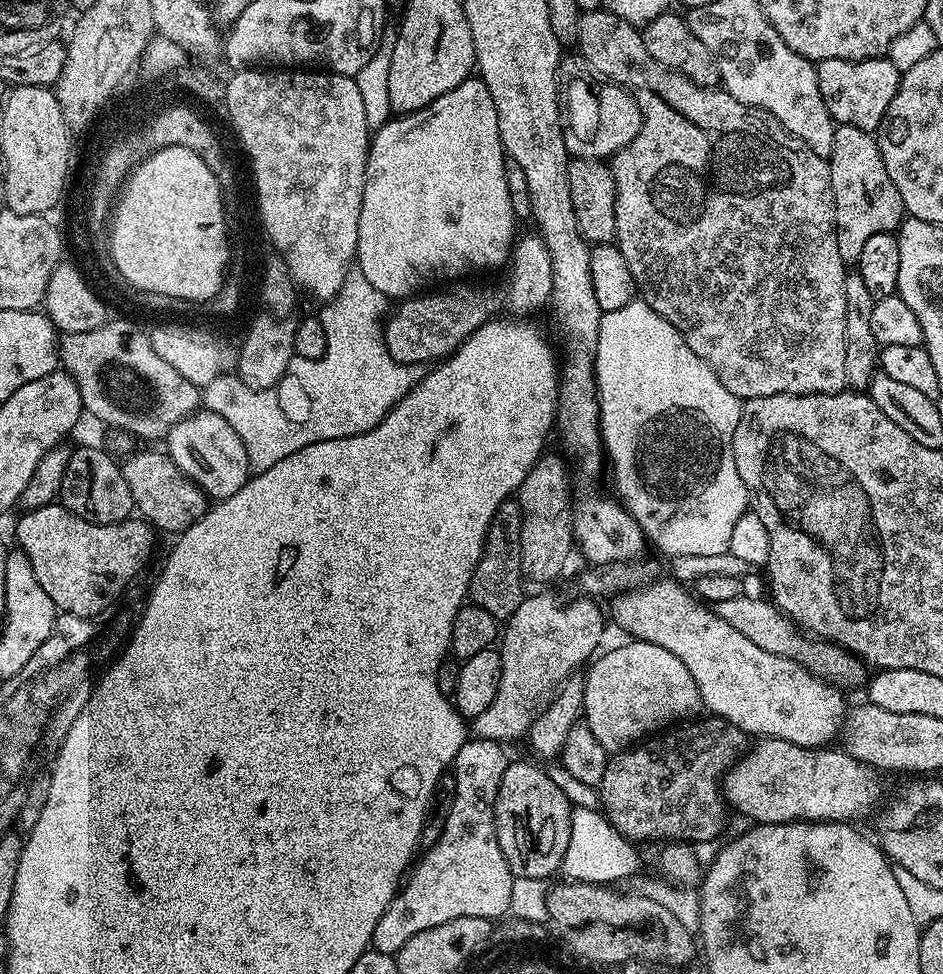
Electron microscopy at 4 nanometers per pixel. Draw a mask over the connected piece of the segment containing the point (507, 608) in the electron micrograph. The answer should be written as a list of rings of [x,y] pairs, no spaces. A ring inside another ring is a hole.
[[[508,499],[494,514],[488,527],[484,552],[472,575],[470,589],[471,603],[482,606],[489,614],[494,614],[498,622],[506,622],[518,610],[526,595],[524,566],[520,563],[520,539],[522,538],[522,514],[515,499]]]

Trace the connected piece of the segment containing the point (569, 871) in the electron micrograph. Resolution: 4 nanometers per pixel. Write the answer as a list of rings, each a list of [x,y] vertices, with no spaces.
[[[573,807],[570,822],[570,846],[562,869],[569,881],[577,884],[616,886],[619,880],[628,880],[640,868],[640,856],[633,843],[615,828],[601,811]]]

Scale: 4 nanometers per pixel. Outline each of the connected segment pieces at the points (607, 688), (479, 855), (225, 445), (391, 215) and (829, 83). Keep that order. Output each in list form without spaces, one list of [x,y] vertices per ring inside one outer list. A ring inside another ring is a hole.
[[[633,639],[628,643],[632,644],[612,648],[605,656],[597,655],[587,665],[584,676],[582,716],[594,738],[602,742],[609,754],[623,752],[649,734],[687,721],[702,708],[694,677],[679,658],[670,654],[670,650],[662,650],[662,646],[654,646],[645,640]]]
[[[470,738],[462,746],[462,750],[458,750],[454,761],[457,792],[454,794],[445,829],[436,844],[423,853],[424,857],[421,855],[415,861],[410,875],[382,914],[378,926],[374,926],[371,947],[375,951],[395,956],[398,950],[402,950],[402,946],[406,946],[406,942],[410,942],[410,938],[414,938],[414,934],[422,934],[422,930],[430,930],[430,926],[442,926],[442,922],[454,922],[454,918],[486,918],[495,921],[509,911],[514,877],[502,854],[502,846],[498,846],[496,841],[498,786],[510,763],[510,756],[504,753],[504,748],[503,743],[494,740]]]
[[[207,410],[190,413],[168,431],[166,443],[167,454],[174,466],[178,466],[178,470],[190,477],[213,501],[219,502],[238,494],[250,479],[246,446],[242,446],[242,438],[238,438],[234,426],[230,426],[222,414]]]
[[[479,78],[462,81],[454,90],[442,94],[430,106],[417,112],[397,115],[396,120],[388,120],[380,129],[373,131],[368,145],[368,161],[364,175],[362,190],[362,210],[358,218],[358,242],[356,243],[355,263],[360,264],[359,275],[374,286],[383,296],[389,298],[407,298],[415,296],[427,289],[428,276],[460,276],[464,272],[464,264],[468,268],[496,268],[499,264],[507,265],[512,254],[512,245],[517,239],[516,224],[518,218],[510,206],[510,190],[506,190],[506,153],[504,143],[498,130],[498,110],[494,110],[494,98],[490,98],[490,90]]]
[[[826,58],[816,64],[818,90],[822,90],[822,102],[830,110],[832,119],[837,124],[858,126],[858,130],[875,133],[886,114],[894,94],[900,89],[901,73],[886,58],[875,60],[843,60]]]

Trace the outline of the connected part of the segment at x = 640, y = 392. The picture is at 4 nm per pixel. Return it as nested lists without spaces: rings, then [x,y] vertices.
[[[633,298],[629,304],[622,306],[622,310],[610,310],[601,315],[596,347],[596,393],[600,399],[600,439],[604,441],[607,463],[612,463],[612,476],[616,479],[615,495],[638,522],[647,543],[651,547],[653,544],[658,551],[665,552],[665,557],[668,558],[690,554],[722,554],[728,551],[730,534],[738,518],[742,518],[742,514],[750,508],[750,497],[742,478],[738,478],[738,466],[734,466],[732,449],[734,430],[740,417],[740,397],[730,394],[730,390],[722,386],[722,382],[705,360],[698,358],[698,354],[694,354],[694,350],[686,346],[679,330],[640,298]]]

